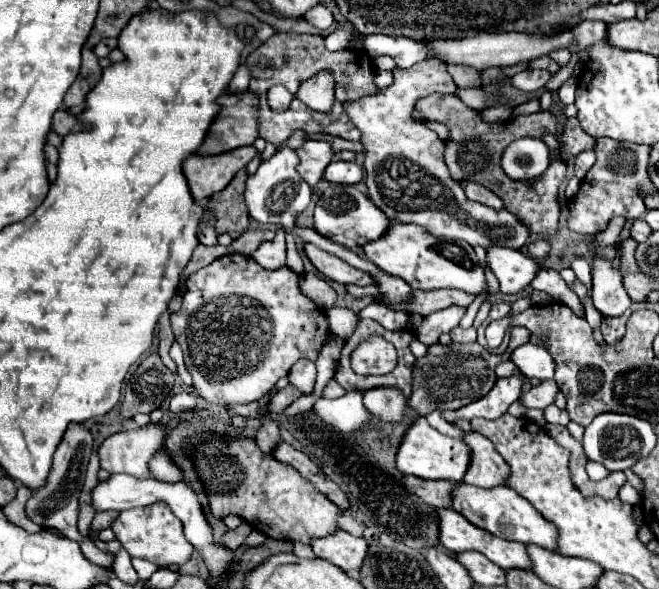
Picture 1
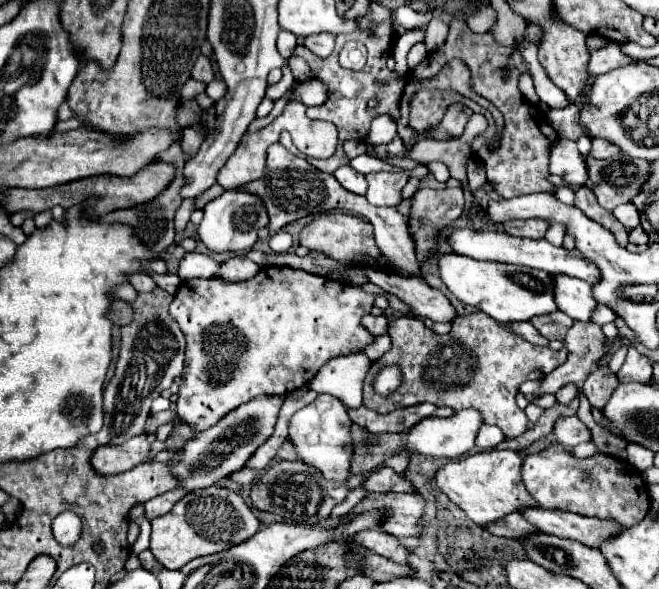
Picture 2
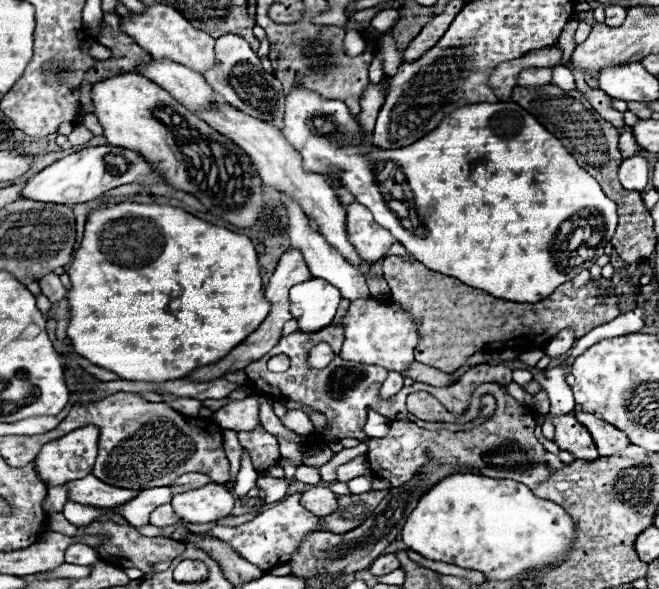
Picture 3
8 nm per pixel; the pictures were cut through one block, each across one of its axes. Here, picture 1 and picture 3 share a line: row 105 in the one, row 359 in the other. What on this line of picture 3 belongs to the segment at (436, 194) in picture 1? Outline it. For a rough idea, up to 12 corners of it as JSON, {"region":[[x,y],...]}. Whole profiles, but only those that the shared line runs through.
{"region":[[354,300],[344,360],[406,372],[418,328],[396,302]]}

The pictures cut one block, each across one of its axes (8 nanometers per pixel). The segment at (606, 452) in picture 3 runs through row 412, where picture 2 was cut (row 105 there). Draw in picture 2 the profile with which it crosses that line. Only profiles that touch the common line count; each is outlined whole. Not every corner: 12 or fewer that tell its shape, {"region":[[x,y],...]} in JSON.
{"region":[[588,96],[562,110],[550,110],[548,122],[560,138],[578,140],[588,130],[580,124],[580,110]]}

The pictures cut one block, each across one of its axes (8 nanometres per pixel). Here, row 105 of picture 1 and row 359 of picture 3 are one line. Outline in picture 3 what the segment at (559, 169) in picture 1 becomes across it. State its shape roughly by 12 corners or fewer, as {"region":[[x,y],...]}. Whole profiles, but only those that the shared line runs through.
{"region":[[386,256],[392,300],[418,322],[416,360],[544,348],[618,316],[592,282],[536,304],[494,298]]}

